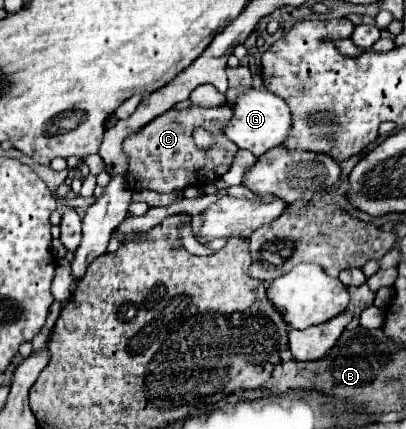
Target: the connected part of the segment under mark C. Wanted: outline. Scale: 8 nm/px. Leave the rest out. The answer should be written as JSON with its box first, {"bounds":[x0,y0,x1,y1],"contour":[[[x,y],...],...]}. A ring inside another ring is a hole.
{"bounds":[124,105,236,193],"contour":[[[222,105],[222,107],[188,107],[182,111],[170,109],[144,125],[142,129],[130,133],[124,141],[124,153],[128,155],[128,171],[126,171],[126,183],[130,191],[142,191],[142,189],[152,189],[156,193],[172,193],[172,191],[182,191],[186,185],[202,185],[216,181],[220,175],[210,173],[208,167],[216,159],[232,159],[236,153],[236,145],[226,137],[224,129],[228,127],[232,119],[232,107]],[[196,127],[206,127],[212,129],[216,143],[210,151],[202,151],[194,145],[192,141],[192,131]]]}

